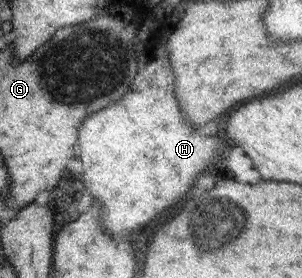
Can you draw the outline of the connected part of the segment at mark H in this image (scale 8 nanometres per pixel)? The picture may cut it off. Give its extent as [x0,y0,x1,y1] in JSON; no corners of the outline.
[77,49,222,235]

